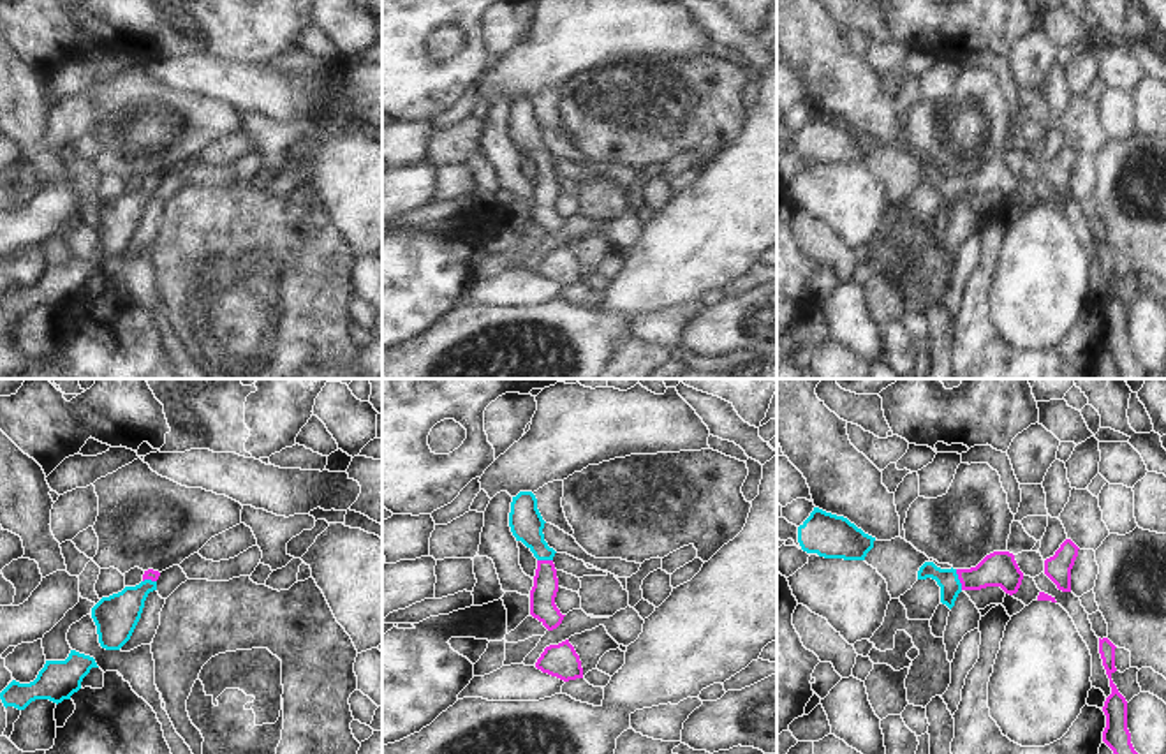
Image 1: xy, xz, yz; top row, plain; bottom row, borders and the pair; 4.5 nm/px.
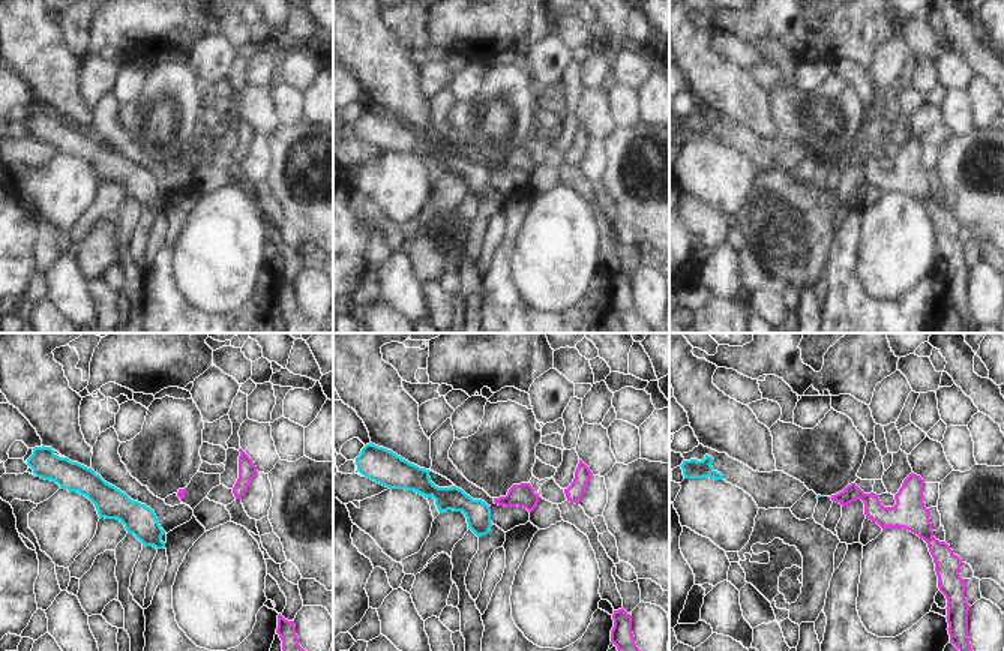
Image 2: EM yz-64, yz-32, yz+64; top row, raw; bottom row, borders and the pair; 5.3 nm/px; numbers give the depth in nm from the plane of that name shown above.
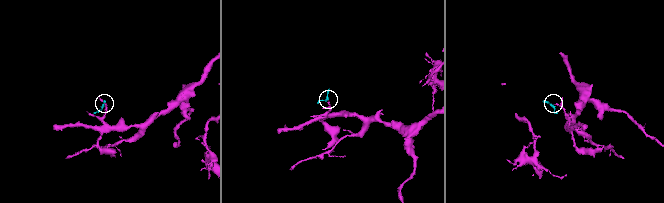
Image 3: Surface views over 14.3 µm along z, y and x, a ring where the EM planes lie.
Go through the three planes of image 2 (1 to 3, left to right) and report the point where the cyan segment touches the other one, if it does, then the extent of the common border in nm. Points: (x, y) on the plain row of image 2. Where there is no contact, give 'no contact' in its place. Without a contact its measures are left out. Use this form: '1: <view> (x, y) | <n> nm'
1: no contact
2: no contact
3: no contact

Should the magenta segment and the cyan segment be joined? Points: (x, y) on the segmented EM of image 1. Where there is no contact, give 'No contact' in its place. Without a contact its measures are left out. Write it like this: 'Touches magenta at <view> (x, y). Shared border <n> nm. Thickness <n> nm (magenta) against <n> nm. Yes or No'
Touches magenta at yz (960, 580). Shared border 100 nm. Thickness 160 nm (magenta) against 100 nm. Yes.

